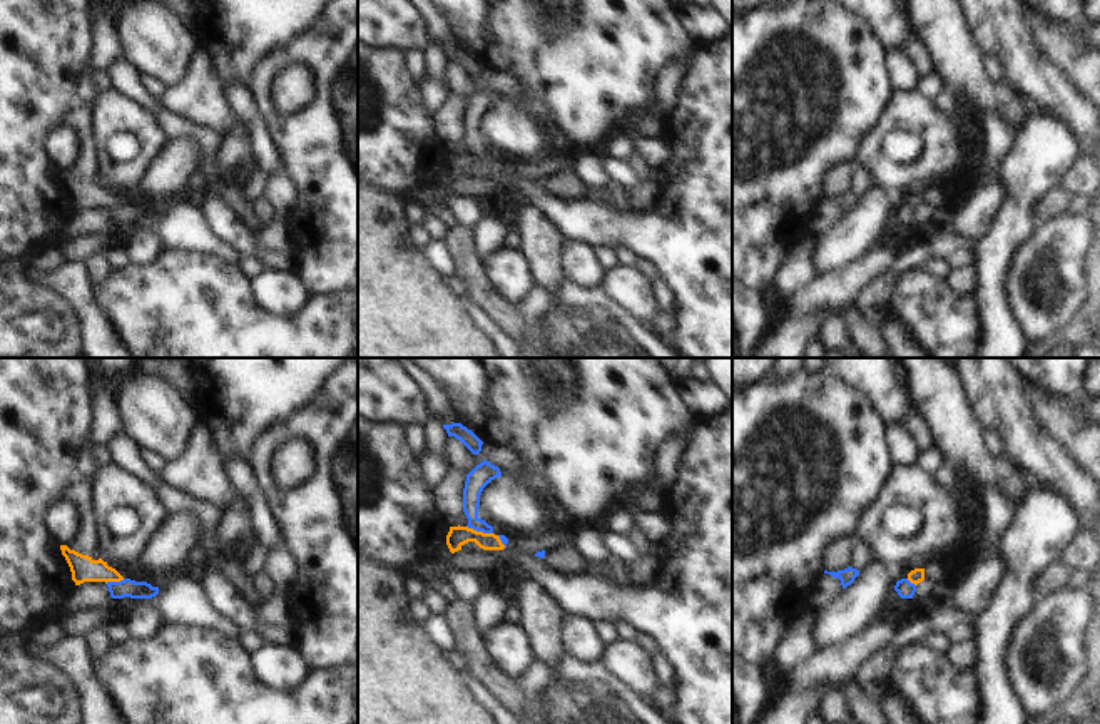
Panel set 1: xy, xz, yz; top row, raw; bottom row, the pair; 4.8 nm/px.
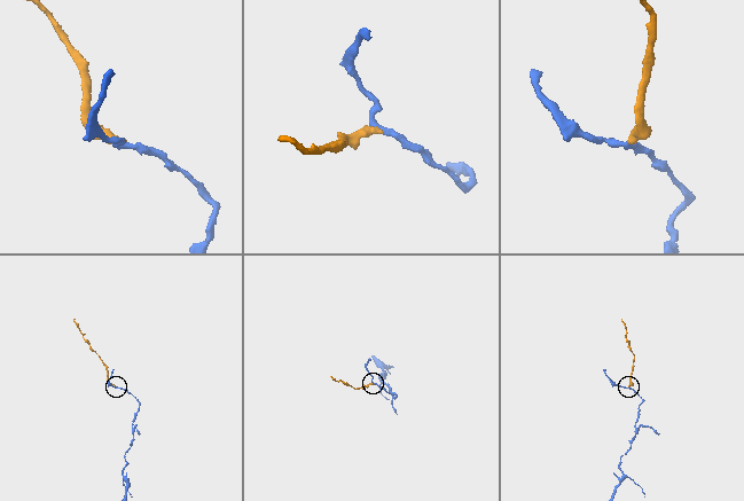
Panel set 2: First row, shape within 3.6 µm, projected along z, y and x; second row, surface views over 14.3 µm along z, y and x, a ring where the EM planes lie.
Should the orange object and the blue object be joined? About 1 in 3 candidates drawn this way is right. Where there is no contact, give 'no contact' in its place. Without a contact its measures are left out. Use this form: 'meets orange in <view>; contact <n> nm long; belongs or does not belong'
meets orange in xz; contact 130 nm long; does not belong

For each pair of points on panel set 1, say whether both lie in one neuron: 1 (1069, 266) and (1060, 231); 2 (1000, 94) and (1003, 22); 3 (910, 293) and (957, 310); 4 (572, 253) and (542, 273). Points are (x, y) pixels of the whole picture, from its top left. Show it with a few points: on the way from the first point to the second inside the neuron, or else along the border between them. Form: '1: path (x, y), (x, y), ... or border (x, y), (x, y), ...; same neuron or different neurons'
1: path (1069, 258), (1067, 239); same neuron
2: border (1005, 82), (1028, 104); different neurons
3: path (921, 305), (928, 310), (945, 310); same neuron
4: border (564, 241), (560, 254), (562, 278); different neurons

